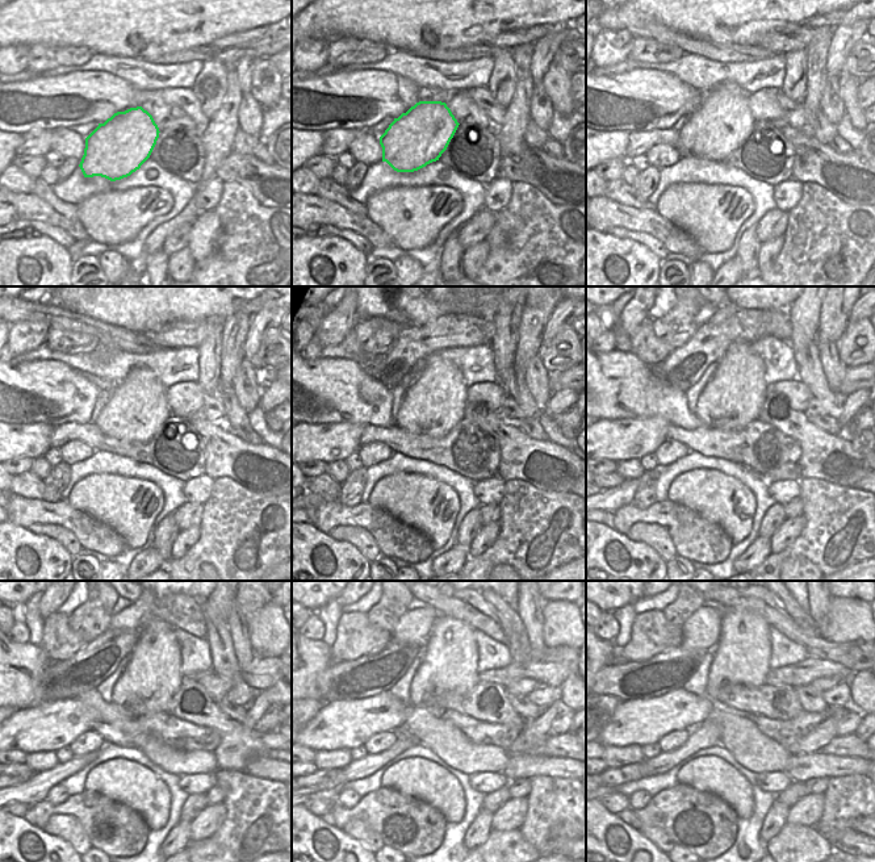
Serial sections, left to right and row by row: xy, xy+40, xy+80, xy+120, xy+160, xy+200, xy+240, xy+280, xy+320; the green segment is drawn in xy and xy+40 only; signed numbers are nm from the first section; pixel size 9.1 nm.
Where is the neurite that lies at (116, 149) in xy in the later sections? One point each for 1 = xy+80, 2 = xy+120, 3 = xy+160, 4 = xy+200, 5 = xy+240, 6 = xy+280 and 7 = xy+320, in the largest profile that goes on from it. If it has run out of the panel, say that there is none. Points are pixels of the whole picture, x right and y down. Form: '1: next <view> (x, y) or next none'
1: next xy+80 (723, 121)
2: next xy+120 (137, 408)
3: next xy+160 (434, 404)
4: next xy+200 (733, 397)
5: next xy+240 (151, 677)
6: next xy+280 (451, 655)
7: next xy+320 (744, 649)

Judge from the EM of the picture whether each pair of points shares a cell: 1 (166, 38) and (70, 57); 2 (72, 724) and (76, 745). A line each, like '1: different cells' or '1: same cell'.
1: different cells
2: different cells

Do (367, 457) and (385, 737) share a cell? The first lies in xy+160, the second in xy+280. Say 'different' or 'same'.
same

